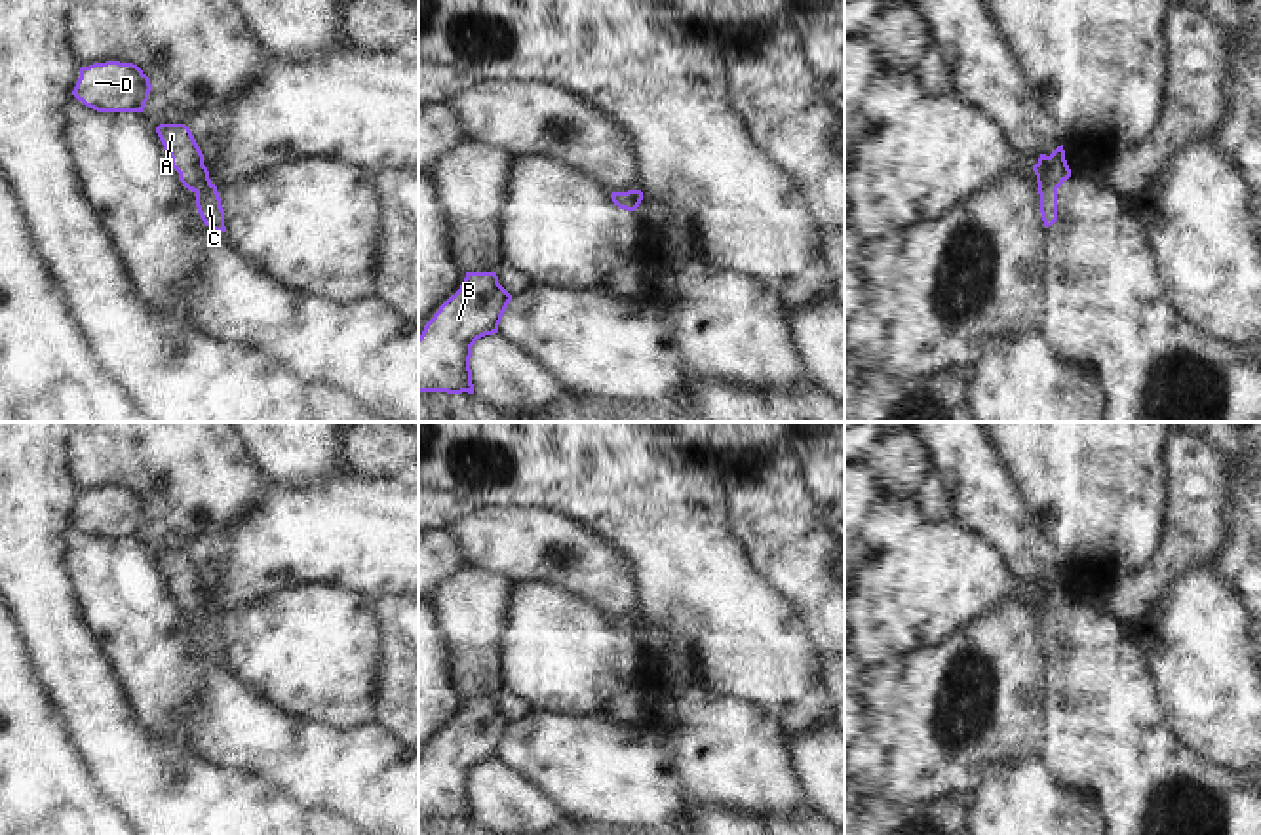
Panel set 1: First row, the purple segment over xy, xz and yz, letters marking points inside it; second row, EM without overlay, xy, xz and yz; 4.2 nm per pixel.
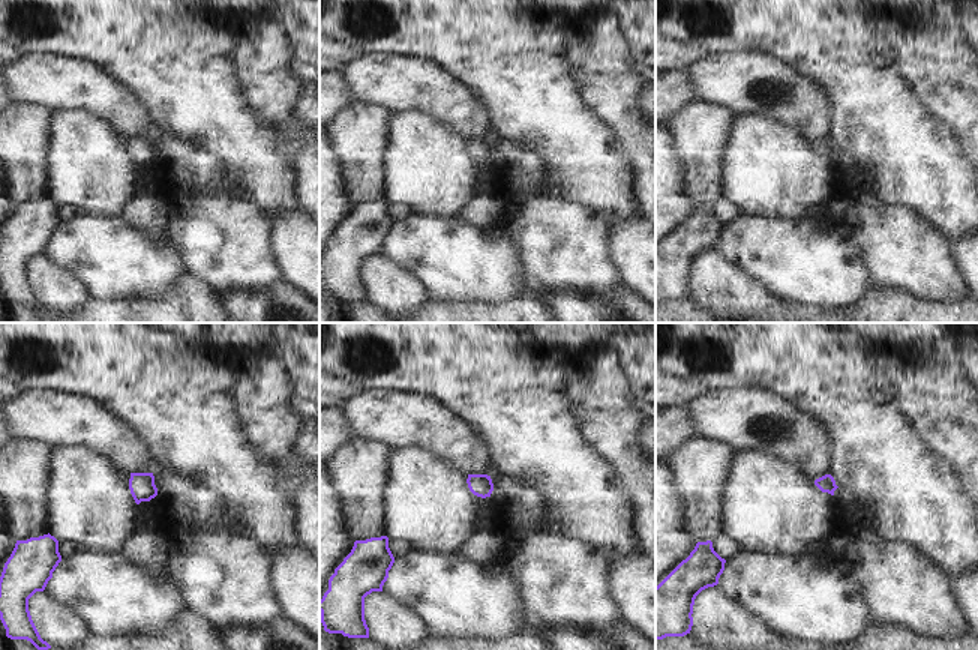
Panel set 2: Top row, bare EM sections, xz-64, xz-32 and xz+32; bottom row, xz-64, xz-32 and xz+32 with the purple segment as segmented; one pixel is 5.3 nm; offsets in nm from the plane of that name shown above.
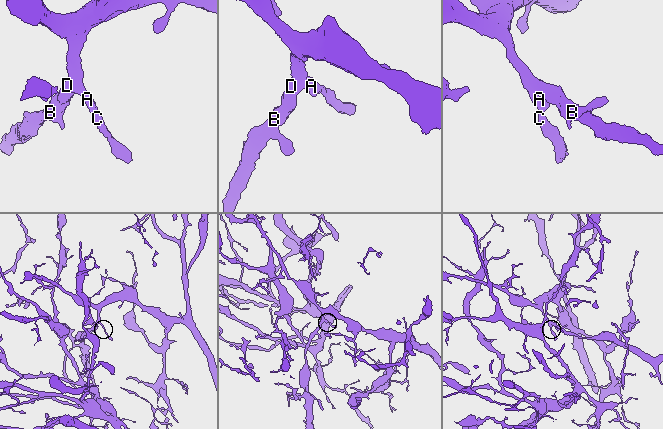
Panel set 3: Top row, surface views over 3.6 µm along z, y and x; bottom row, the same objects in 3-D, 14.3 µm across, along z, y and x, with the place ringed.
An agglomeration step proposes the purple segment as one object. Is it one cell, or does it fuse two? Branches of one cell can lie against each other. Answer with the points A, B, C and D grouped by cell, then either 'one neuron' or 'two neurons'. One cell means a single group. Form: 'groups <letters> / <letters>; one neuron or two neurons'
groups A B C D; one neuron

